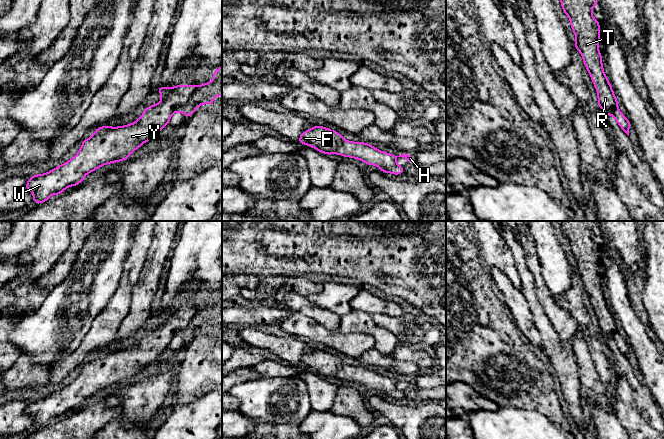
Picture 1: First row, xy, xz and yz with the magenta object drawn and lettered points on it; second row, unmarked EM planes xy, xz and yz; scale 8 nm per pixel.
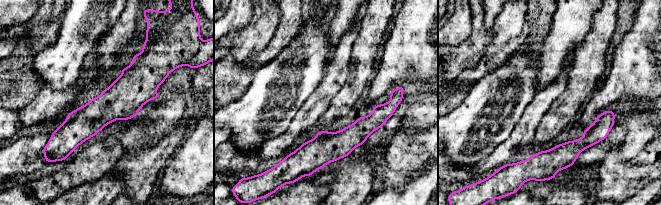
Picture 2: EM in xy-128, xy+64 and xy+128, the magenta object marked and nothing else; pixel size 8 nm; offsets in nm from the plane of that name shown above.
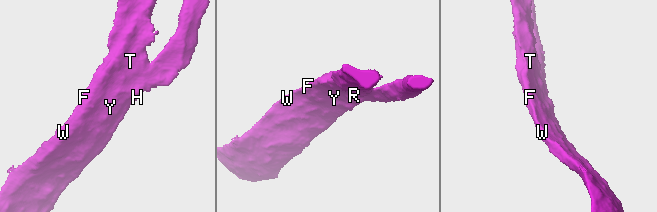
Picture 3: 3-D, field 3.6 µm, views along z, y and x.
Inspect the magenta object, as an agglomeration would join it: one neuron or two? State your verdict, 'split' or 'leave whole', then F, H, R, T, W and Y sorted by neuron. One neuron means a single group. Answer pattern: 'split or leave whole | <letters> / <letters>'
split | F R T W Y / H

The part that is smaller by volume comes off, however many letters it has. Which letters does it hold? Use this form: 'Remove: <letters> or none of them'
Remove: H

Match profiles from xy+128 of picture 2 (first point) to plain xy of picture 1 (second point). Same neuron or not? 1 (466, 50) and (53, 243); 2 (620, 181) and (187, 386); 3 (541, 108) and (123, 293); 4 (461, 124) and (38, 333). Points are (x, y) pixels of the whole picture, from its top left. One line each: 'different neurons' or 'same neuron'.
1: same neuron
2: same neuron
3: same neuron
4: same neuron

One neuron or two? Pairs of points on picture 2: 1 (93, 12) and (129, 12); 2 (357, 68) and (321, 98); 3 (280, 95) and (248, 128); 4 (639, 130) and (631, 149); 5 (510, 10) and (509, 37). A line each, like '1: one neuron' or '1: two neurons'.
1: two neurons
2: two neurons
3: one neuron
4: one neuron
5: one neuron

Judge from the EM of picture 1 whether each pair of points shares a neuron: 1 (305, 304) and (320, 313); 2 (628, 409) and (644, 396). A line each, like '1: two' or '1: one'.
1: one
2: two

